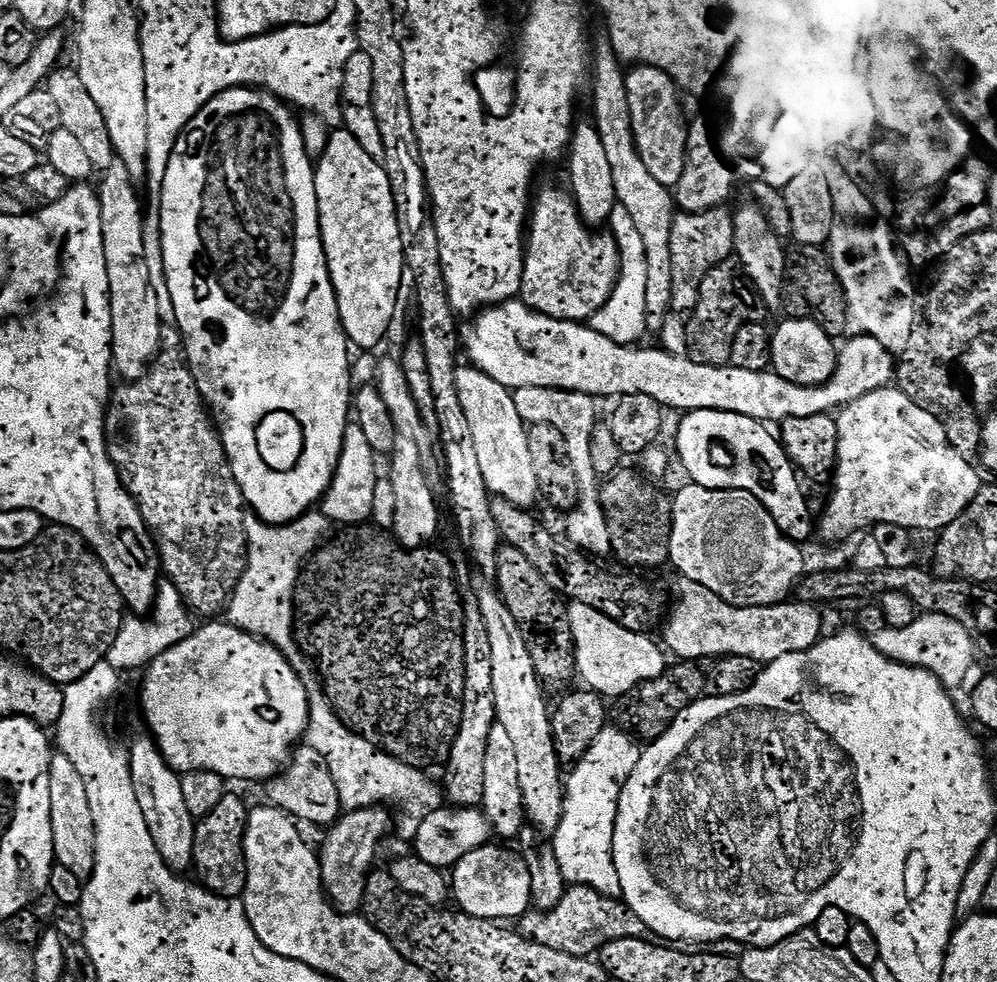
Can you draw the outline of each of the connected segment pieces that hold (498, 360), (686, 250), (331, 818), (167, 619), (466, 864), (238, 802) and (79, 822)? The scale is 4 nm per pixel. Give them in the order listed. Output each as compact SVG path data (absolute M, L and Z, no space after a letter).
M519 298L509 300L506 304L483 309L472 322L472 329L469 330L468 336L466 332L462 340L466 356L468 352L469 358L472 359L469 361L475 367L511 390L557 388L563 392L581 392L593 398L601 398L600 396L619 398L646 394L668 410L680 408L681 413L694 410L722 410L742 414L746 418L754 418L761 422L769 422L768 420L783 422L790 418L810 418L835 413L874 390L889 387L893 383L897 365L893 353L886 351L880 342L869 336L856 334L851 337L853 340L845 348L843 345L839 349L836 369L831 378L822 386L807 388L798 386L794 382L786 382L786 378L782 378L777 372L771 370L760 372L764 370L756 366L715 368L705 364L696 364L688 356L672 356L656 346L644 348L645 346L615 344L610 338L598 334L587 323L575 320L555 320L544 316L525 306L523 300Z
M727 207L711 208L705 212L680 212L670 230L670 263L674 265L674 294L672 312L684 318L696 308L700 284L723 260L734 252L734 222Z
M307 742L301 743L291 753L290 767L287 771L267 781L263 788L268 795L267 803L271 807L280 808L297 821L305 820L308 824L331 826L342 815L342 805L338 785L334 782L334 774L330 774L330 766L326 766L326 758L322 758L322 754L318 754L318 750L311 748Z
M170 582L161 583L156 589L156 603L152 606L150 618L132 614L125 619L118 630L118 638L114 638L114 646L110 646L106 657L107 664L121 674L132 672L135 668L147 669L153 660L166 654L166 650L178 646L178 642L182 642L193 631L194 623L192 624L191 619L193 620L190 609L184 603L180 591Z
M489 842L483 848L470 850L470 854L466 854L466 858L462 858L456 863L456 867L450 872L450 892L454 900L456 896L455 907L468 916L493 922L512 922L532 908L530 870L526 870L526 862L519 851L511 852L508 848L495 848L494 845L495 843Z
M226 794L210 814L199 817L194 834L194 858L192 868L195 879L215 896L224 896L227 900L243 897L246 890L246 826L248 825L249 805L244 805L240 796Z
M63 754L53 755L52 773L50 774L50 818L54 830L54 854L56 864L66 866L66 870L80 876L91 877L96 861L96 831L94 830L94 814L90 814L90 801L86 798L86 785L82 782L82 774Z

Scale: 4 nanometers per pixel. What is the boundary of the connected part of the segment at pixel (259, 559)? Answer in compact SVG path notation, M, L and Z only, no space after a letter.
M320 512L308 513L285 525L267 524L254 514L247 515L248 566L226 610L229 623L275 645L301 676L308 676L313 670L306 672L308 661L294 640L294 607L290 604L290 592L300 558L312 548L314 534L316 538L320 536L320 526L324 526L325 521L326 517Z

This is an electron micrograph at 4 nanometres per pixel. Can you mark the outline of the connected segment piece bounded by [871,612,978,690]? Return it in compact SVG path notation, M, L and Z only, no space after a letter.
M933 612L917 615L916 621L905 628L888 627L871 637L871 642L888 660L933 672L948 690L960 690L966 670L978 660L976 641L966 626L962 626L962 622L954 622L954 618Z

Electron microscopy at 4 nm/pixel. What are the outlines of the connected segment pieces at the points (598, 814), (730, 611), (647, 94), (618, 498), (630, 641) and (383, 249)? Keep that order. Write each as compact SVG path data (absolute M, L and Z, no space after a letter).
M615 726L605 727L604 732L598 734L594 746L590 746L590 750L584 755L583 760L571 769L572 777L570 775L567 777L562 822L556 828L551 845L558 854L558 866L562 866L562 874L569 885L581 884L587 888L598 890L604 896L613 898L620 896L620 875L614 866L612 857L614 826L622 790L626 786L634 766L638 766L640 761L641 749L635 748L635 746L637 747L633 737L628 733Z
M681 579L679 583L680 601L673 612L671 609L663 625L662 644L681 661L704 662L707 656L741 656L771 662L786 654L810 650L822 638L821 609L815 604L785 602L761 608L736 608L706 590L706 586L698 586L686 579Z
M643 66L633 67L625 75L624 82L630 100L630 122L638 154L656 181L662 182L662 186L669 190L675 189L678 178L682 178L688 141L688 129L686 119L680 113L681 97L677 86L662 70Z
M620 470L607 477L600 490L600 505L610 526L612 556L632 568L660 568L669 563L672 500L659 492L651 479L636 472Z
M575 603L568 604L568 617L572 627L572 641L576 647L576 669L579 679L584 679L589 689L600 693L605 698L619 698L632 692L648 680L658 678L666 670L664 656L666 652L659 643L656 644L651 639L651 635L634 630L626 630L626 626L620 624L620 621L612 619L606 613L600 613L590 606Z
M336 130L331 133L328 137L328 145L326 146L326 150L319 156L318 163L315 165L314 171L316 173L316 197L318 198L318 210L320 211L320 237L322 238L322 242L324 243L324 253L326 254L326 258L328 259L328 273L332 275L332 285L334 286L334 290L336 291L336 301L338 302L338 314L340 315L340 324L344 328L344 335L348 337L349 345L355 346L356 344L360 347L360 350L376 350L372 348L376 348L380 343L383 342L384 339L388 336L388 331L392 328L392 319L396 316L396 307L400 304L400 287L405 287L406 284L406 269L404 267L404 255L402 254L402 234L398 230L398 218L396 217L396 207L394 206L394 194L390 190L390 178L386 174L386 170L384 169L383 163L379 160L375 160L374 158L370 158L370 154L366 154L366 150L362 150L362 146L357 142L354 138L354 134L350 134L349 132L345 132L343 130Z

